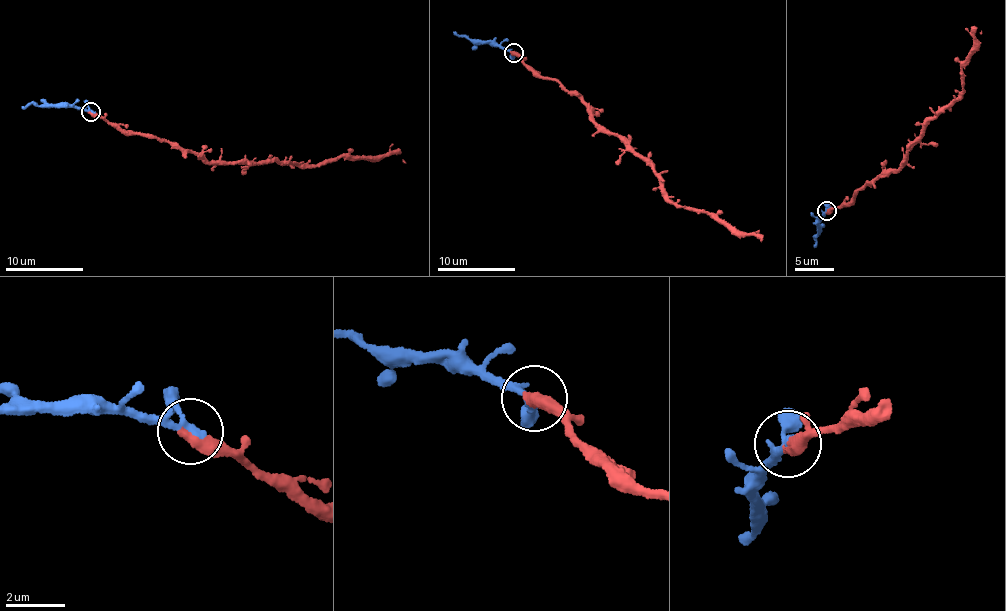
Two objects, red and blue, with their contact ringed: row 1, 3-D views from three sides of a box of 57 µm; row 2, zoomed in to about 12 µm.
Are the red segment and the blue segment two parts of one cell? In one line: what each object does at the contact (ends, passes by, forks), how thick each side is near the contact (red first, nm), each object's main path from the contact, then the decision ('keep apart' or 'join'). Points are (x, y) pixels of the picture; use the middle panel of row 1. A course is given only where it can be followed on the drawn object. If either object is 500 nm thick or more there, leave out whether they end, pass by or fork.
red ends; blue passes by; calibres 400 and 280 nm; course red (513, 52), (579, 97), (590, 117), (641, 157), (658, 177), (660, 191), (674, 203), (713, 213), (762, 240); course blue (514, 53), (496, 45), (474, 43), (454, 32); join

